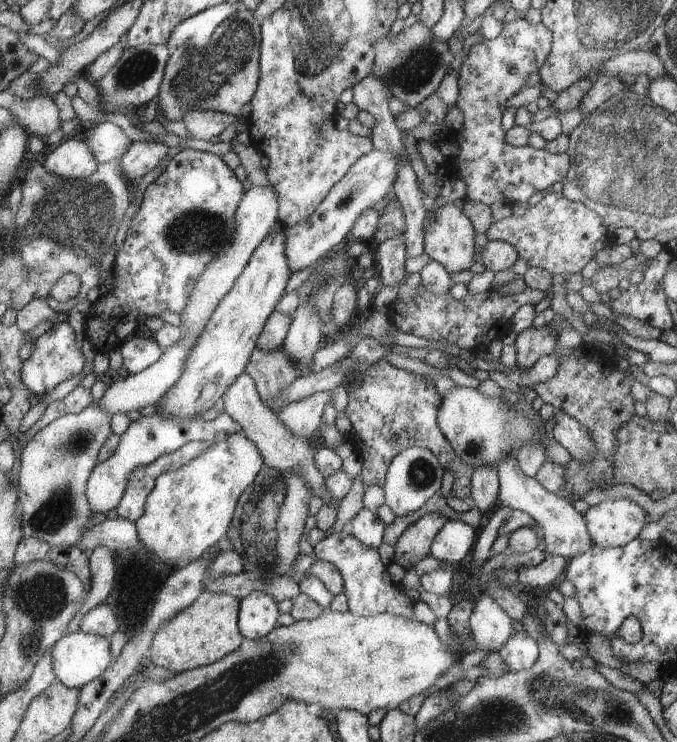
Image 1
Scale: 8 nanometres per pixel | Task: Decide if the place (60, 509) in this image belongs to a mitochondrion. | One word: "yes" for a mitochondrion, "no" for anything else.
yes

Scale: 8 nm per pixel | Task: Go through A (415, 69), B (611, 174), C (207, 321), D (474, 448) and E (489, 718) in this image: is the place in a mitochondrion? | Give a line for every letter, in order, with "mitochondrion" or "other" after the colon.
A: mitochondrion
B: mitochondrion
C: other
D: mitochondrion
E: mitochondrion

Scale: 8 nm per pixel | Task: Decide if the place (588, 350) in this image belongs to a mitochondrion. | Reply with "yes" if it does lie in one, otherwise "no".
no

